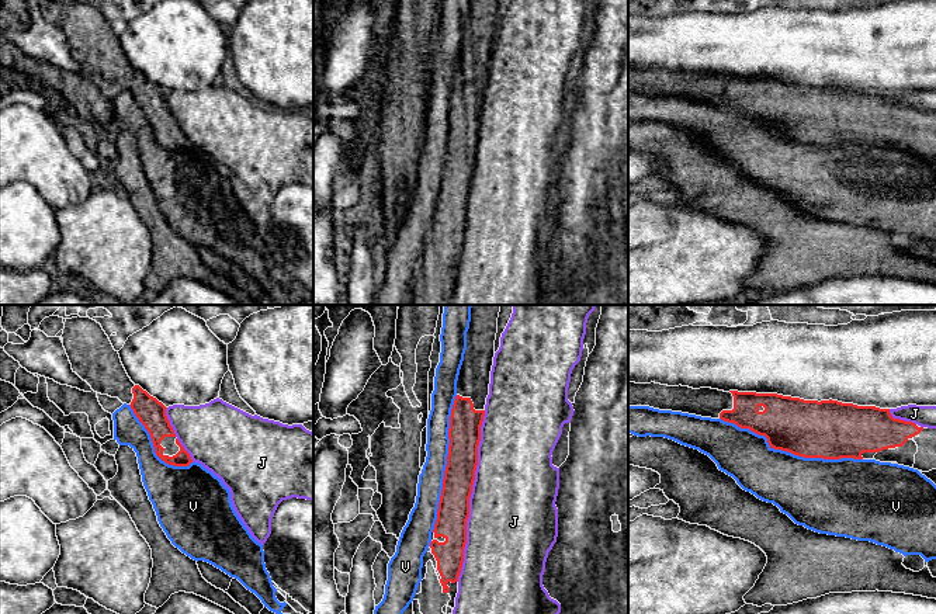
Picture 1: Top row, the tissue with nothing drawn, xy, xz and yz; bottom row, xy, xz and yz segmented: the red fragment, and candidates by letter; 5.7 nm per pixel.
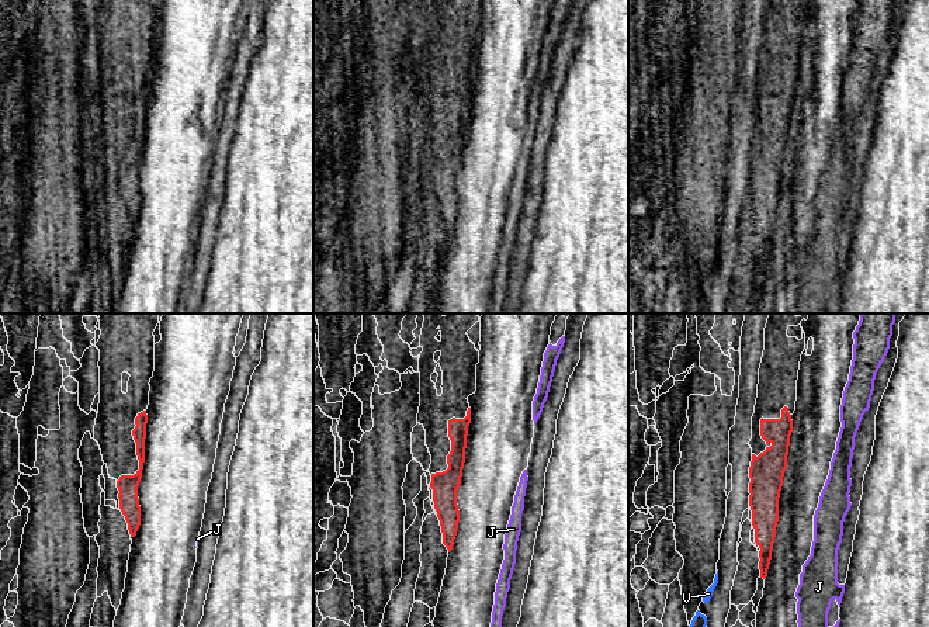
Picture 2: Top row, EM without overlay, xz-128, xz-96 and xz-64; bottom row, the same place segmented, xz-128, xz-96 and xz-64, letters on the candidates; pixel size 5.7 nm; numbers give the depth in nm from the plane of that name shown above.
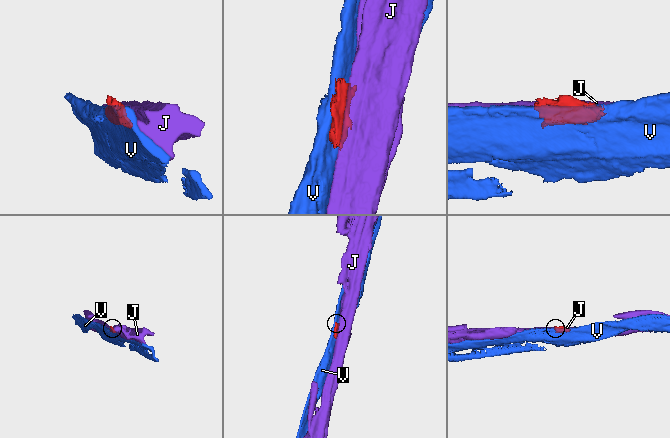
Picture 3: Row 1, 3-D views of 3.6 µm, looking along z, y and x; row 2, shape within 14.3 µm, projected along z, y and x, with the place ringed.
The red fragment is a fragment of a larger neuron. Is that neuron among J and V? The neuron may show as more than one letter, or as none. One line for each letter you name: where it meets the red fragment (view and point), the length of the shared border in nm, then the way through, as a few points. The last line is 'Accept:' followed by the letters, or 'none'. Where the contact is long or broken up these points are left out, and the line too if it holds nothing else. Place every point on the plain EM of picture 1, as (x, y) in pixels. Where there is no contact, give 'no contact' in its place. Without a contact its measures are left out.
Accept: none

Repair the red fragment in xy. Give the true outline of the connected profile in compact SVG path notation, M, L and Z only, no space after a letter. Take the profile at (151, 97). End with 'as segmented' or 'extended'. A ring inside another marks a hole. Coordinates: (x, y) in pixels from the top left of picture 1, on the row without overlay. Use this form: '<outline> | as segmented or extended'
M80 1L66 4L62 24L73 58L94 77L129 90L149 117L162 146L174 152L188 152L193 148L170 111L167 93L131 66L100 8Z | extended

